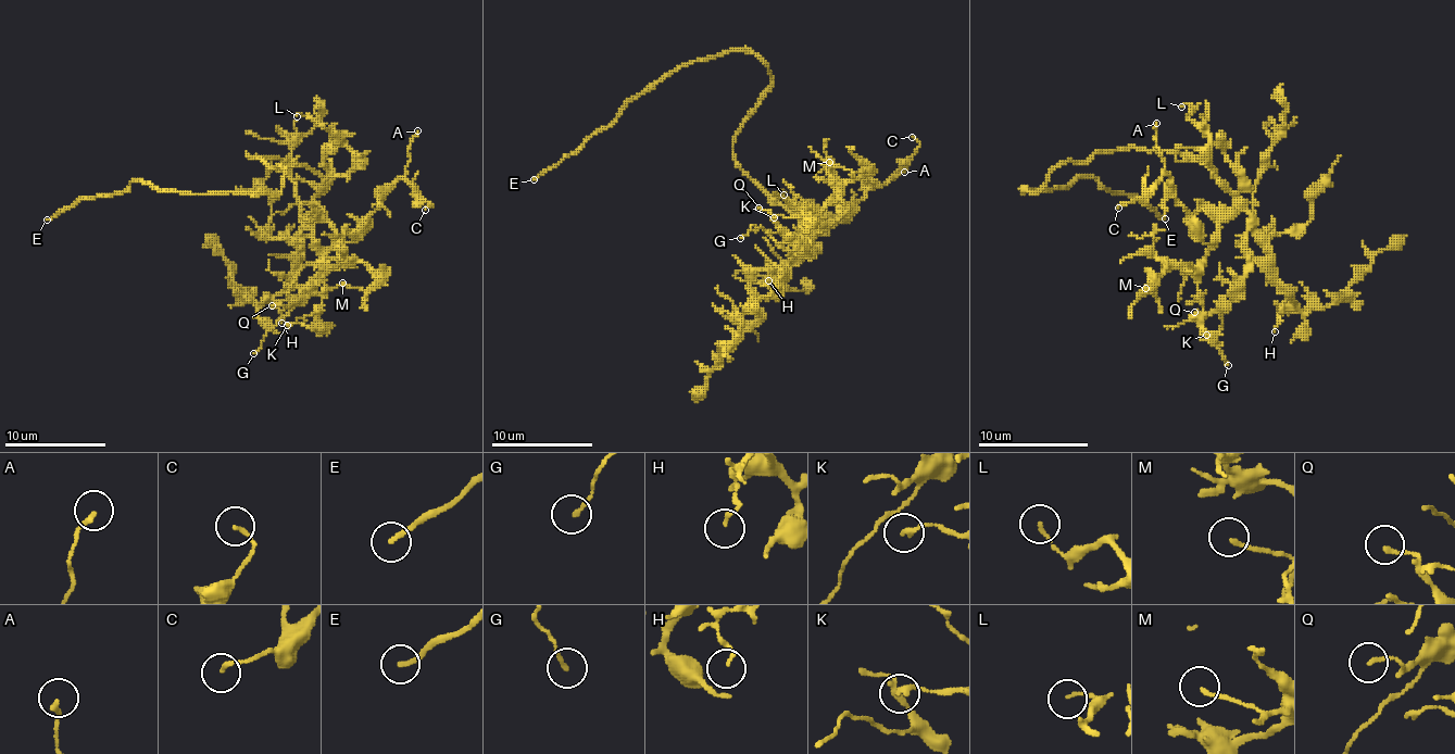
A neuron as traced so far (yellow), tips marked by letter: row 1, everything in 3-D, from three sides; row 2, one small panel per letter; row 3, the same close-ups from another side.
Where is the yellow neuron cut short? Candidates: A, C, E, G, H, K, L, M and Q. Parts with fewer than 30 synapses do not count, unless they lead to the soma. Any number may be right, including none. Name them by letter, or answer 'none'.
E

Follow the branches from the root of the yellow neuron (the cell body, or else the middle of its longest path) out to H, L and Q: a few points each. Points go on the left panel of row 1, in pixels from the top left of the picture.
H: (246, 153), (306, 164), (322, 179), (314, 214), (301, 229), (297, 273), (279, 305), (281, 323)
L: (246, 153), (279, 156), (324, 176), (342, 176), (352, 166), (352, 153), (322, 126), (297, 116)
Q: (246, 153), (306, 164), (322, 179), (314, 197), (314, 250), (322, 273), (293, 303), (272, 305)

